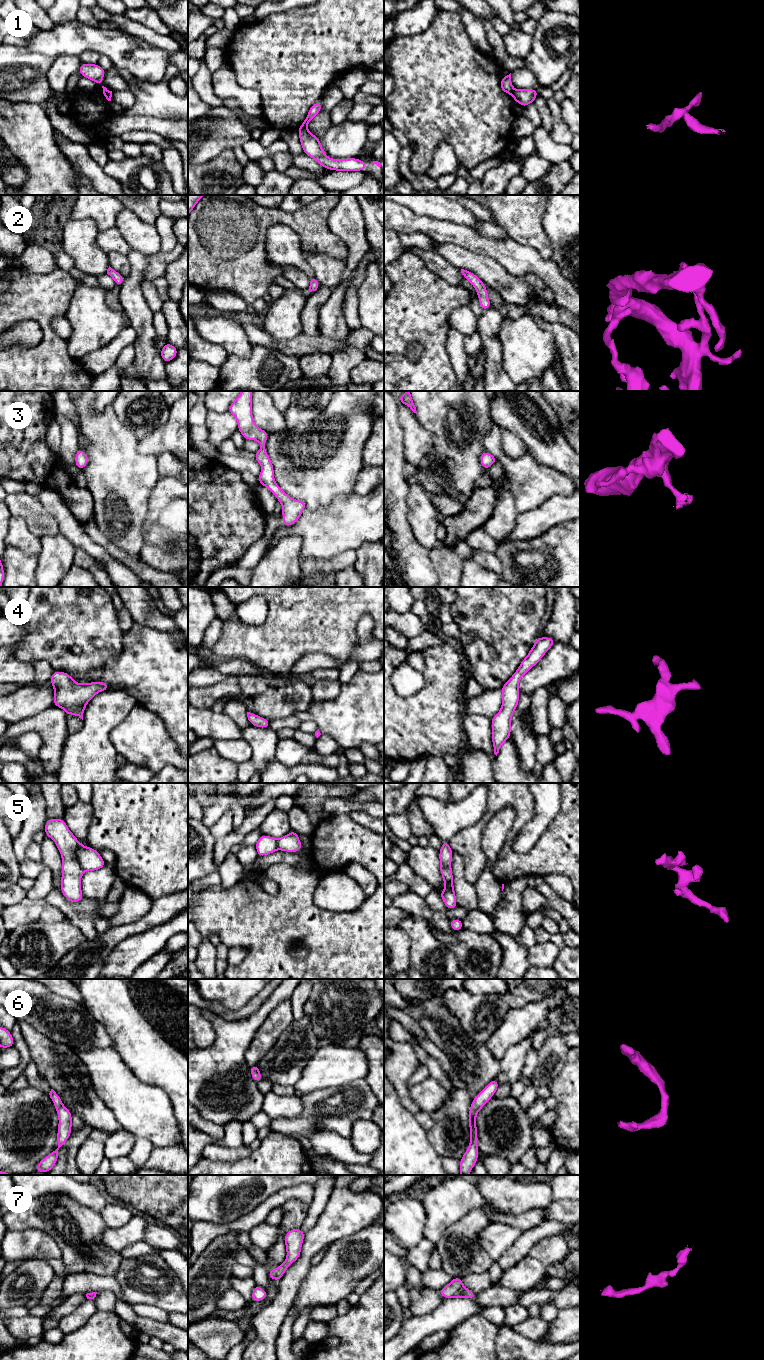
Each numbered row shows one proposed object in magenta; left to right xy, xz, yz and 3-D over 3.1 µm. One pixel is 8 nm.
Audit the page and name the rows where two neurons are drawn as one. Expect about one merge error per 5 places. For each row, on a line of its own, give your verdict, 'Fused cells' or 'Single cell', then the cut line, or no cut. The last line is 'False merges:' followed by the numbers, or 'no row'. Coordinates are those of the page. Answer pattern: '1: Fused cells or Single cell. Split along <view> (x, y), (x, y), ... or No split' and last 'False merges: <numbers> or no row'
1: Fused cells. Split along xz (300, 127), (305, 128)
2: Single cell. No split
3: Single cell. No split
4: Single cell. No split
5: Fused cells. Split along xy (78, 842), (76, 857), (84, 870)
6: Single cell. No split
7: Single cell. No split
False merges: 1, 5

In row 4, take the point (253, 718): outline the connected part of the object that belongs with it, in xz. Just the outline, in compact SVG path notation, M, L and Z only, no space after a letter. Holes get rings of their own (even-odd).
M247 712L247 717L251 725L259 728L268 728L270 726L270 721L268 719L262 718L259 715Z

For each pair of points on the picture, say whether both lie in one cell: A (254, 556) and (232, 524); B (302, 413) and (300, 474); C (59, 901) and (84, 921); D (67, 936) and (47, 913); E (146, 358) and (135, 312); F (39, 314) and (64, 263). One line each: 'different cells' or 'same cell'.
A: different cells
B: different cells
C: same cell
D: different cells
E: same cell
F: different cells

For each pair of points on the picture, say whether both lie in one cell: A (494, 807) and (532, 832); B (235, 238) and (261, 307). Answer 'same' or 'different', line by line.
A: different
B: different

